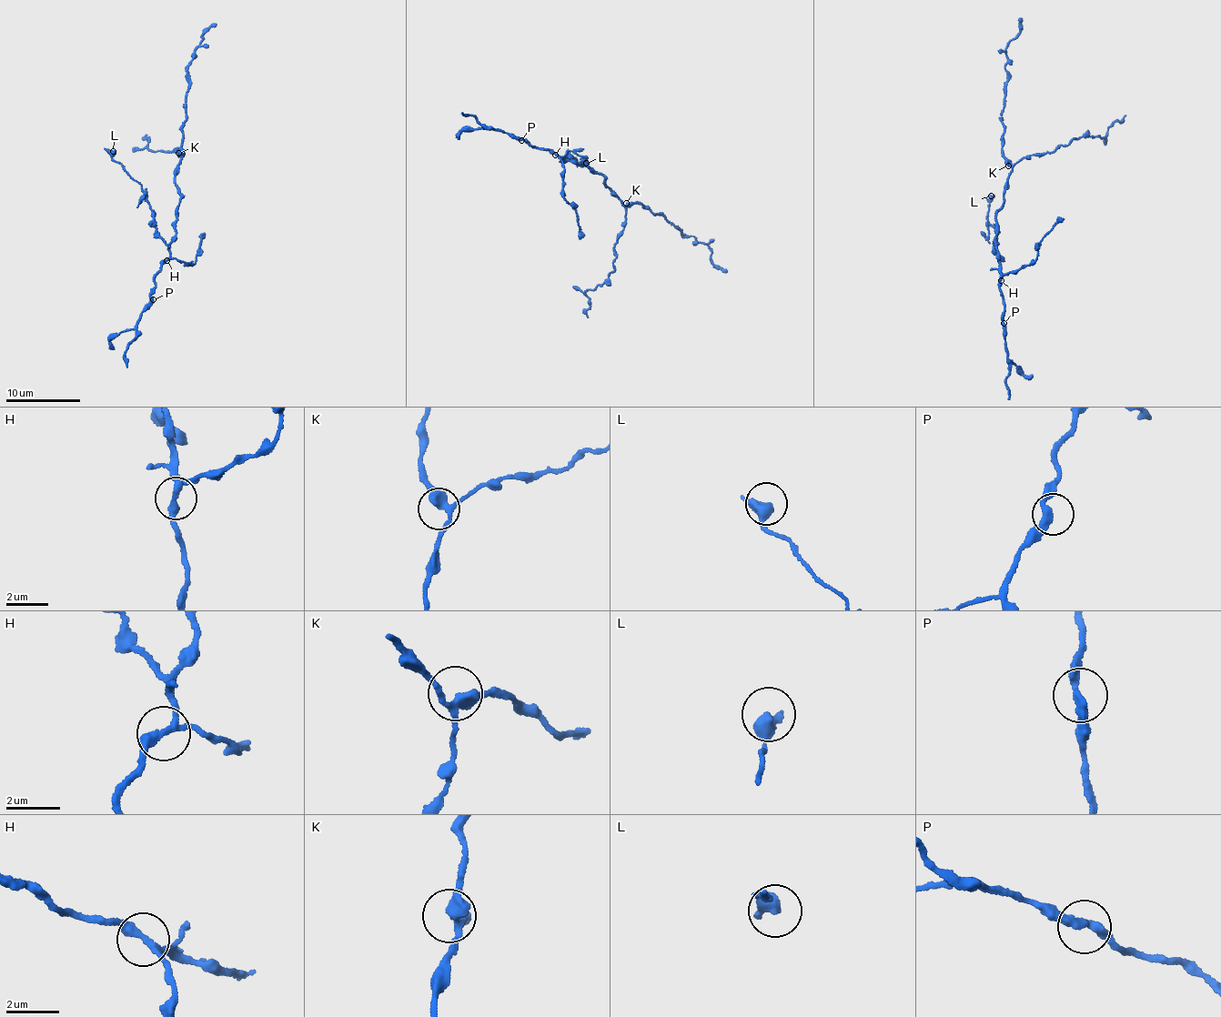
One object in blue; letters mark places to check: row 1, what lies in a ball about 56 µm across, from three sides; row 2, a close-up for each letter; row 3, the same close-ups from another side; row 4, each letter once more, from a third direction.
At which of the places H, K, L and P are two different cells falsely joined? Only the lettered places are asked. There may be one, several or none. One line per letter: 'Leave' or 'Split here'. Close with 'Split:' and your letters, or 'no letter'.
H: Leave
K: Leave
L: Leave
P: Leave
Split: no letter

